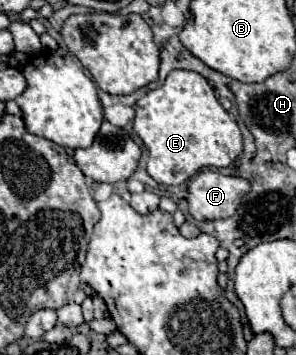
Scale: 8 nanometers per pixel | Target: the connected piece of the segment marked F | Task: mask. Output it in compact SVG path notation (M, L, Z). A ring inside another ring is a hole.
M204 169L188 183L188 213L196 221L228 219L236 213L248 191L250 185L246 179Z

